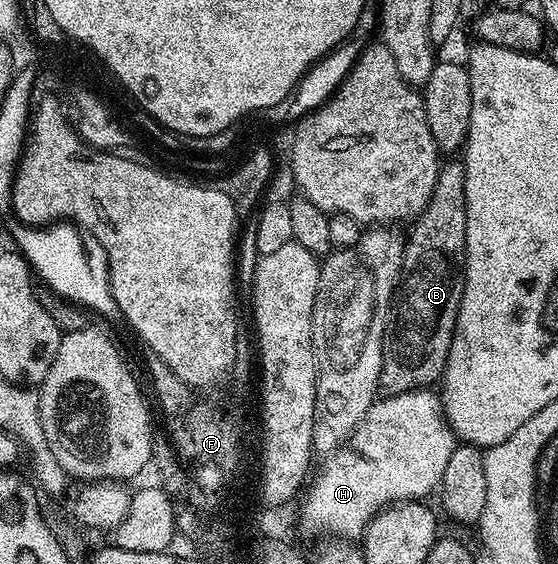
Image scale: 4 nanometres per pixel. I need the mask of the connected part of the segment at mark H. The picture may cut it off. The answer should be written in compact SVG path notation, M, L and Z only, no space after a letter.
M434 390L405 392L395 396L386 394L375 399L373 406L367 410L366 417L358 423L345 445L337 452L329 453L323 459L326 461L323 462L322 469L318 473L315 471L305 485L306 497L302 500L302 509L297 509L297 523L307 524L314 532L335 532L335 537L354 542L365 533L366 527L383 508L399 502L418 502L426 498L433 488L435 491L442 483L448 458L452 458L456 437L442 413L439 393L430 391Z

